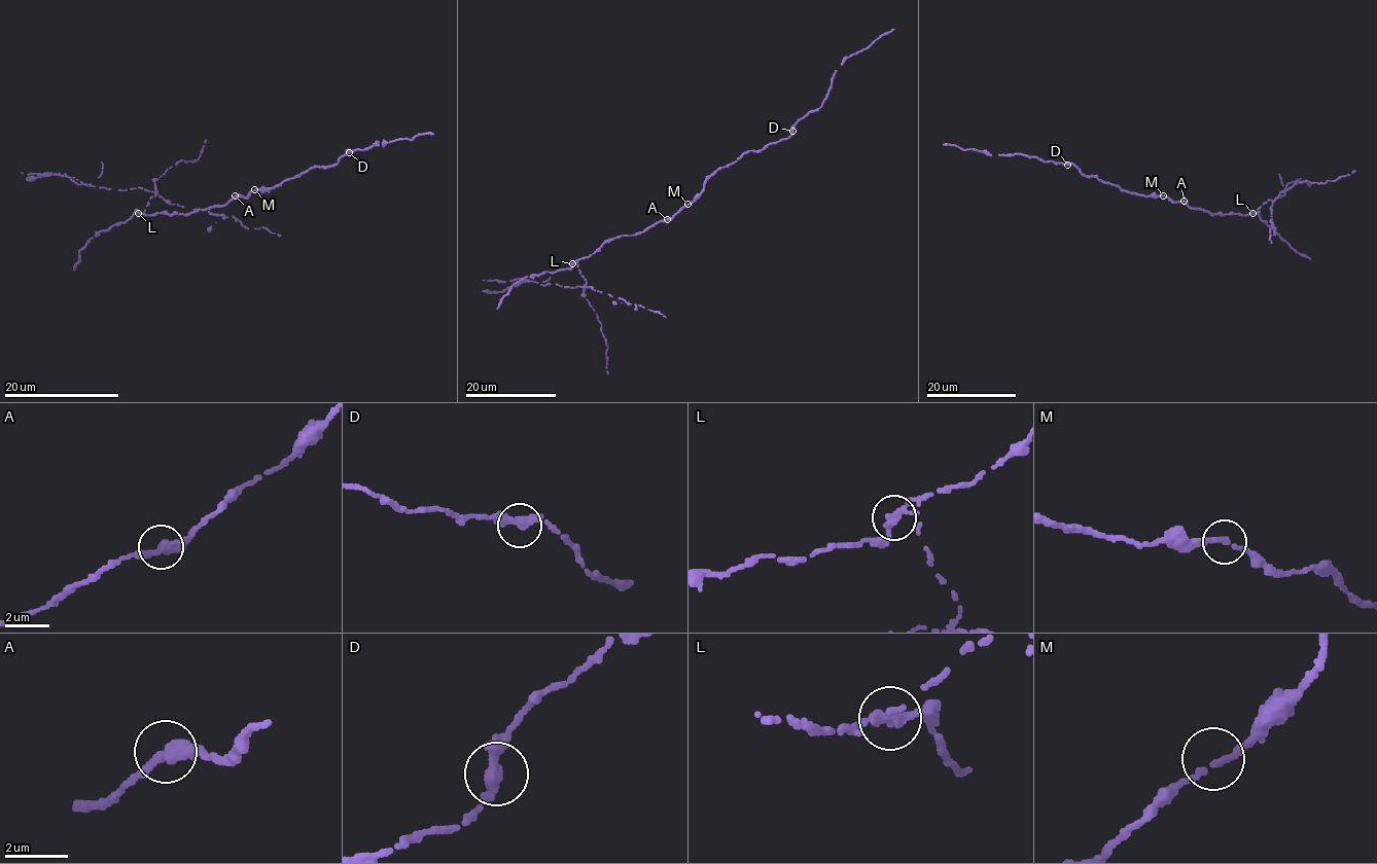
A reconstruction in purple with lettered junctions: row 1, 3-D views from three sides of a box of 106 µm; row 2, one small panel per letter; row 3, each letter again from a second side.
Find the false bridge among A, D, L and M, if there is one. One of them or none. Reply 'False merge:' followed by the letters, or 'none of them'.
False merge: L

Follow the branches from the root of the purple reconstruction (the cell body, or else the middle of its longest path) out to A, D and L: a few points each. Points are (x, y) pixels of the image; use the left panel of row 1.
A: (256, 189), (246, 196), (235, 195)
D: (256, 189), (269, 190), (316, 166), (332, 166), (349, 152)
L: (256, 189), (246, 196), (235, 195), (224, 205), (198, 209), (188, 214), (138, 212)

